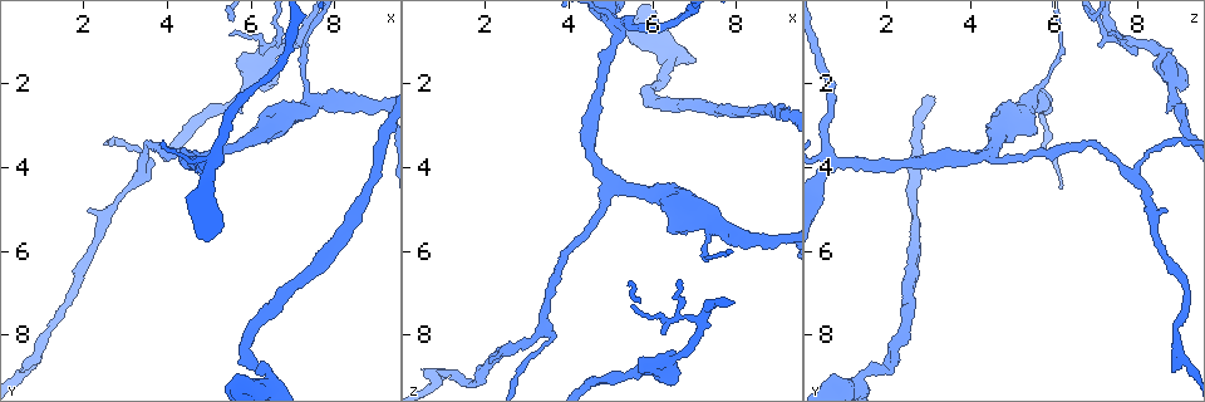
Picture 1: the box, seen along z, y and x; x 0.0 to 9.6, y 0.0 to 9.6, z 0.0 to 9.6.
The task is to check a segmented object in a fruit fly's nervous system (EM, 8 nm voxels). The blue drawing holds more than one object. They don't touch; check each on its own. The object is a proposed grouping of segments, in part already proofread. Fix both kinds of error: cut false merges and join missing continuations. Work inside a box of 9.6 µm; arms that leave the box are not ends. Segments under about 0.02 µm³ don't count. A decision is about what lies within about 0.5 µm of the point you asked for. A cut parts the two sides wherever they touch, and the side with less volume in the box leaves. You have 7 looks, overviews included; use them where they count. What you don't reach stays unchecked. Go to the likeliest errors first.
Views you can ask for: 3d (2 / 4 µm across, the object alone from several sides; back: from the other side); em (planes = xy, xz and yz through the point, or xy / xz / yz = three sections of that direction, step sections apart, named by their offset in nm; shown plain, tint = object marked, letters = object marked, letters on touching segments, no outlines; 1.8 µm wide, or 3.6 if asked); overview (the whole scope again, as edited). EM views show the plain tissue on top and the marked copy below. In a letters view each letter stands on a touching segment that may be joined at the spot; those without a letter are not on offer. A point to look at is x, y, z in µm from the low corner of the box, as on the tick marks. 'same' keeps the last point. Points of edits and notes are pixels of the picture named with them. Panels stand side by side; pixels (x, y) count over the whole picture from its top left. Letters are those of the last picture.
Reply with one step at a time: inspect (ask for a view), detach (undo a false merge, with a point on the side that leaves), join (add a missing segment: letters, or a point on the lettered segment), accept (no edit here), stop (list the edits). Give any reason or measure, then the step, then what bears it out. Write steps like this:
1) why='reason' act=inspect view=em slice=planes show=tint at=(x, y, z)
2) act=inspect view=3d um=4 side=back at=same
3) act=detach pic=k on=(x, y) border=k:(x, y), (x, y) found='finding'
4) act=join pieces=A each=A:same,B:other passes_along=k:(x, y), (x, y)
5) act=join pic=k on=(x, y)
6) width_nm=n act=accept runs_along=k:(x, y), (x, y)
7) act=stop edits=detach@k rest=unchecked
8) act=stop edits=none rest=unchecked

why='calibre changes' act=inspect view=em slice=planes show=letters at=(7.50, 2.45, 5.35)

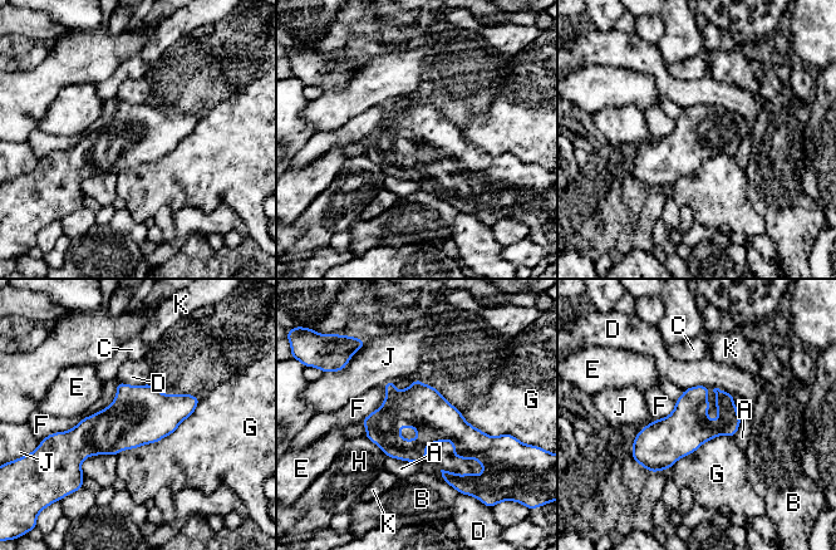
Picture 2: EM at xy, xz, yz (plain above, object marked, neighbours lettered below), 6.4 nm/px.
act=accept each=A:other,B:other,C:other,D:other,E:other,F:other,G:other,H:other,J:other,K:other found='continuous, no second neuron'

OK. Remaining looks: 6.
why='thick turns thin' act=inspect view=3d um=2 at=(6.40, 9.10, 1.35)

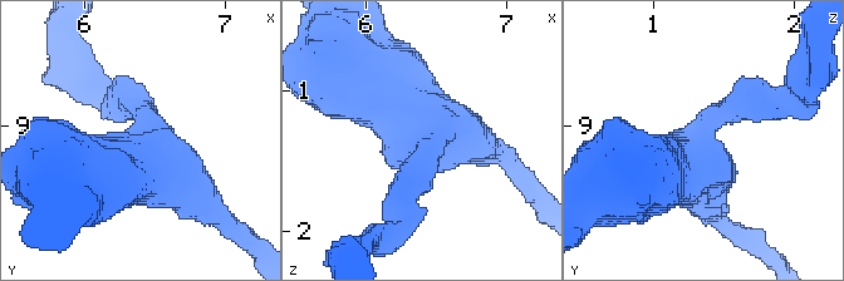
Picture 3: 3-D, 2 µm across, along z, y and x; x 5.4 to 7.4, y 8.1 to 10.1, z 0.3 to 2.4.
act=inspect view=em slice=planes show=tint at=(6.48, 9.08, 1.30)

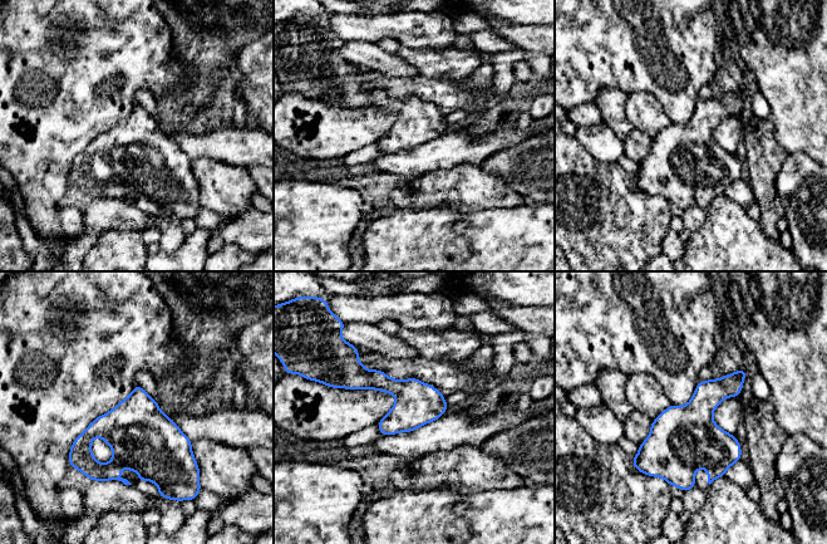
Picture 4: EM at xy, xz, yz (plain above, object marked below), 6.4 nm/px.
act=inspect view=em slice=planes show=letters at=same

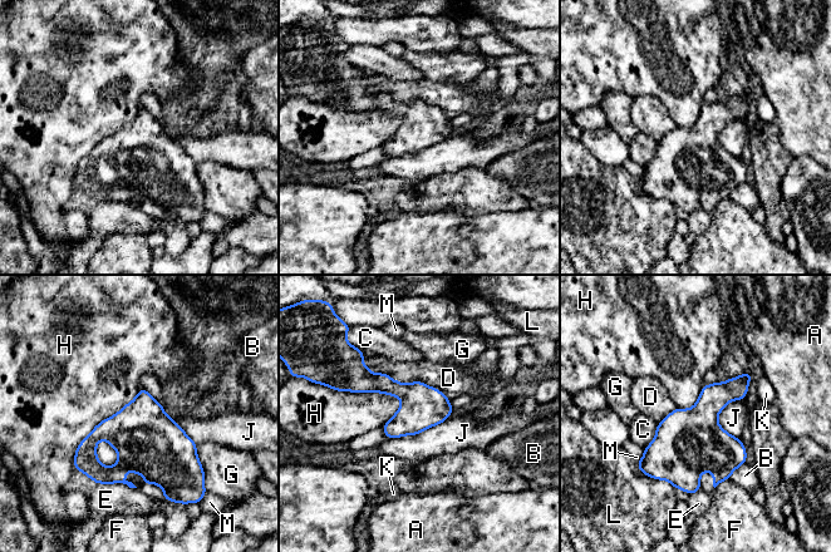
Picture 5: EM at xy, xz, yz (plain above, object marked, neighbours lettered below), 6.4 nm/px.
longest_contact=H:700nm act=accept each=A:other,B:other,C:other,D:other,E:other,F:other,G:other,H:other,J:other,K:other,L:other,M:other found='continuous, no second neuron'

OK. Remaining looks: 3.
why='branch stops here' act=inspect view=3d um=4 at=(5.65, 1.35, 8.85)

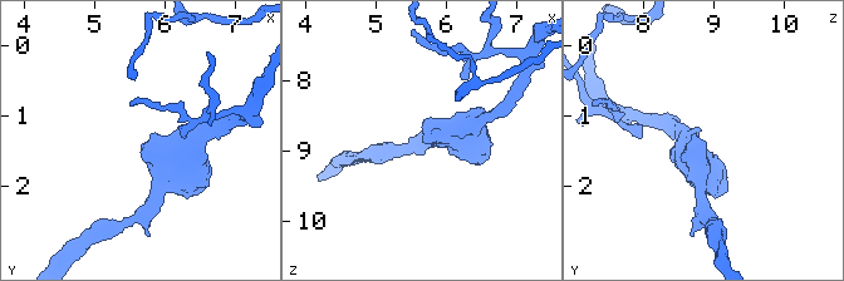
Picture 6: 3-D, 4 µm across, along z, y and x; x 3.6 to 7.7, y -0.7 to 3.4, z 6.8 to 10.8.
why='shape alone is not enough' act=inspect view=em slice=xz step=8 show=letters at=(5.70, 1.40, 8.90)

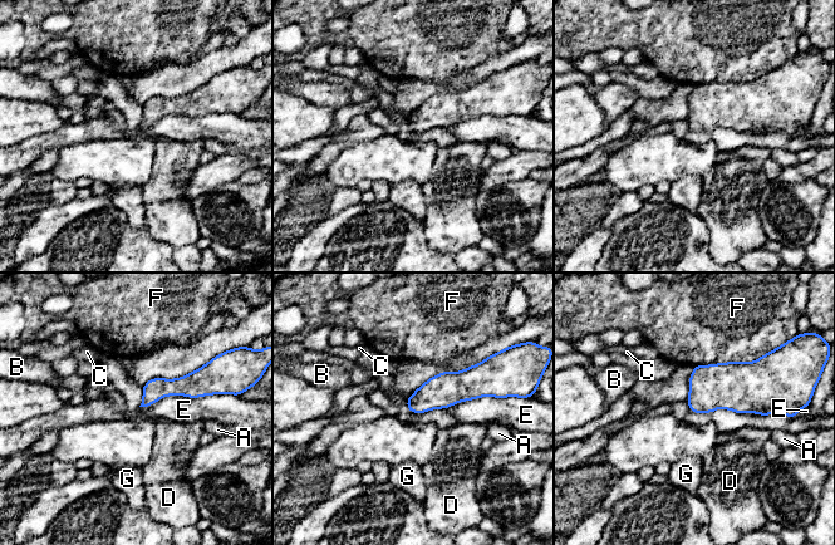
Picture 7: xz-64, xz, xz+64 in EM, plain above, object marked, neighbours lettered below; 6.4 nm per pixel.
act=accept each=A:other,B:other,C:other,D:other,E:other,F:other,G:other runs_along=7:(204, 392), (161, 387), (145, 403) found='none of them fits'

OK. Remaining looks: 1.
act=stop edits=none rest=unchecked

